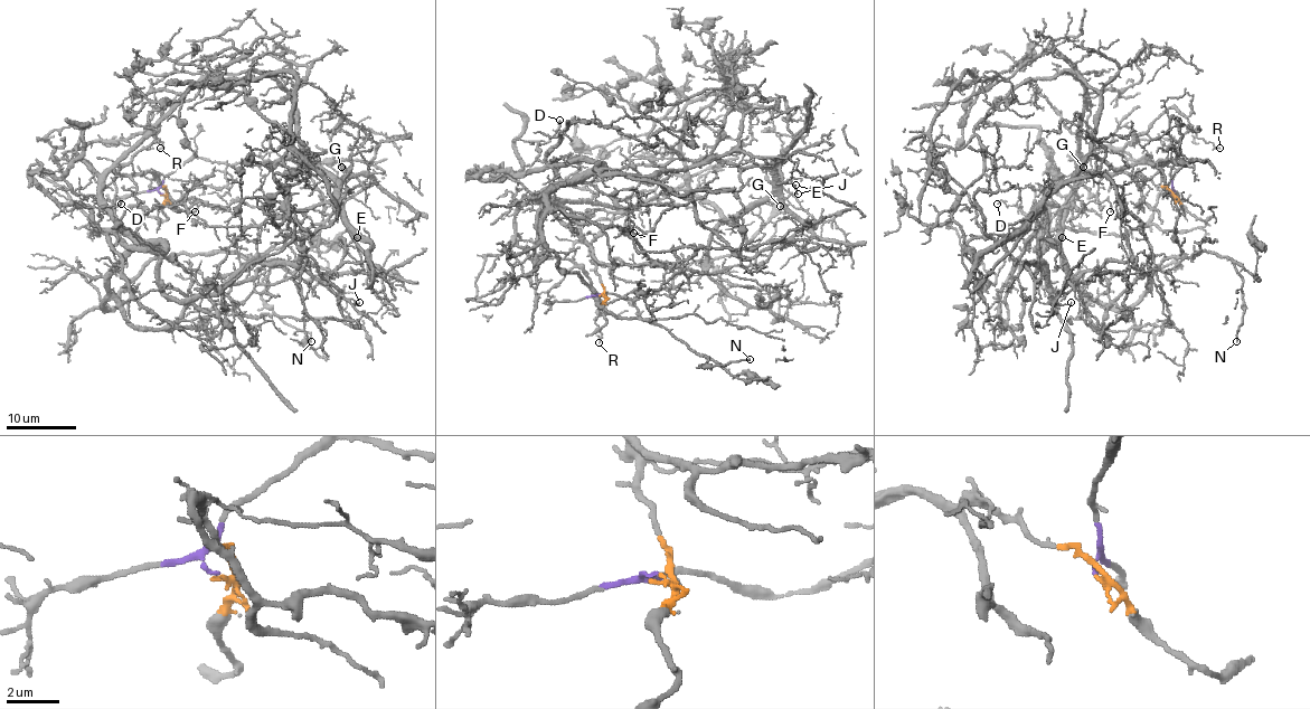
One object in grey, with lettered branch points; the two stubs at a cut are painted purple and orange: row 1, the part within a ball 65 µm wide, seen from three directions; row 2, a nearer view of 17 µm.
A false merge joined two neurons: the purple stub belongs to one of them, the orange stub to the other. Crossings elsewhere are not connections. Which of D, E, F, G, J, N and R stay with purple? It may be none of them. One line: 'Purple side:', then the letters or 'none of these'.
Purple side: G

